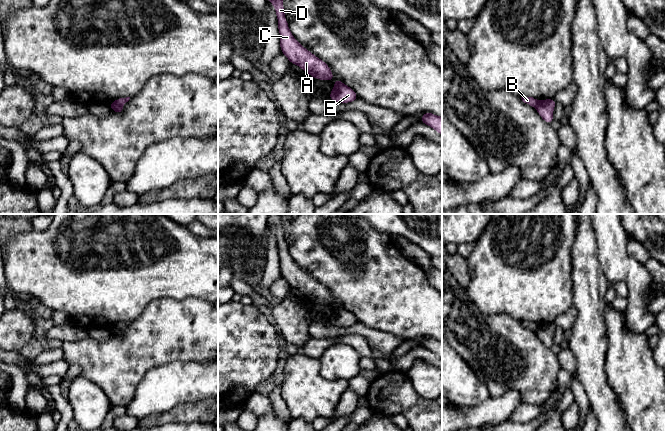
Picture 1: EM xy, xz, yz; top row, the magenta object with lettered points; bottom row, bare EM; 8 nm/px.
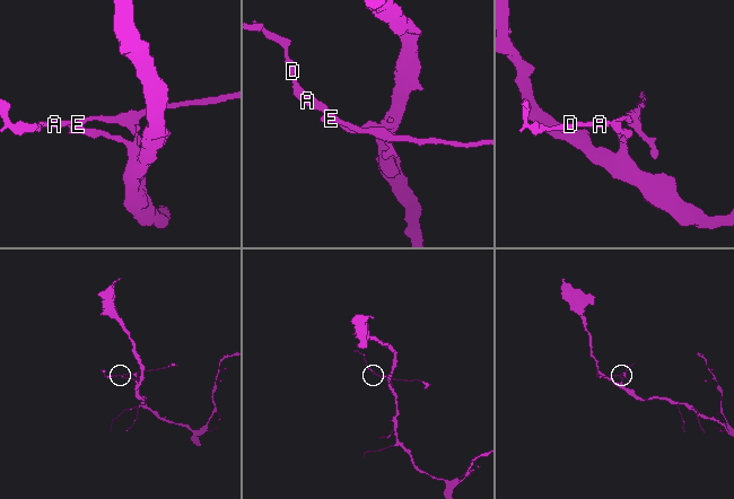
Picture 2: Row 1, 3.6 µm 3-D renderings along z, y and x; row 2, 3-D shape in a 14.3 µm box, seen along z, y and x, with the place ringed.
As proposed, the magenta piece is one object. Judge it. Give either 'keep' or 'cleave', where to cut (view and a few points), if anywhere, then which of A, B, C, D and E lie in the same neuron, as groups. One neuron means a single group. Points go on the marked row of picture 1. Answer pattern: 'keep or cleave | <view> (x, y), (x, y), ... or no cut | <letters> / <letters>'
cleave | xy (110, 103), (122, 105) | A B C D / E

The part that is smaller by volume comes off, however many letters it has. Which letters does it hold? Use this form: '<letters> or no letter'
A, B, C, D

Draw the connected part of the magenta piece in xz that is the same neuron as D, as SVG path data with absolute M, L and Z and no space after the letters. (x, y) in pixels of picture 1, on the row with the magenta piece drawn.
M267 0L275 7L280 33L280 49L290 63L299 66L312 78L332 81L334 74L330 67L309 50L304 48L291 33L285 18L283 0Z

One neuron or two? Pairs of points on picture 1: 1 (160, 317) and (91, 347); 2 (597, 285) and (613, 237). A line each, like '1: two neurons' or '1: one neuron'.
1: one neuron
2: two neurons

